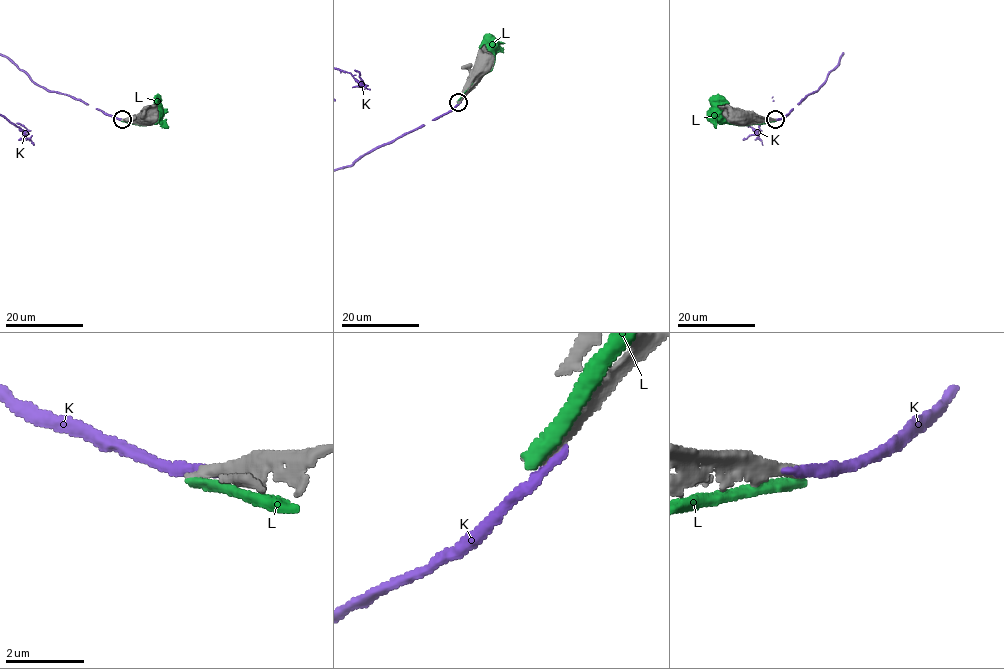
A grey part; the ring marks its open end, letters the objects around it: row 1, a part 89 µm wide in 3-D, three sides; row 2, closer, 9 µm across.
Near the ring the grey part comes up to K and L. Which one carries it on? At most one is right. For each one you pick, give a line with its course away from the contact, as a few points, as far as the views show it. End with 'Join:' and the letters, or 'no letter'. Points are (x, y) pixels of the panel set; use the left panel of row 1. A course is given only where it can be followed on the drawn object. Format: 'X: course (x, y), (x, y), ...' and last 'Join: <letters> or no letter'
Join: no letter

